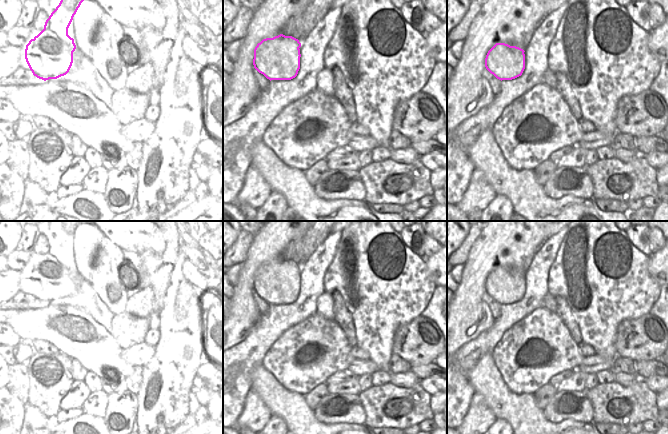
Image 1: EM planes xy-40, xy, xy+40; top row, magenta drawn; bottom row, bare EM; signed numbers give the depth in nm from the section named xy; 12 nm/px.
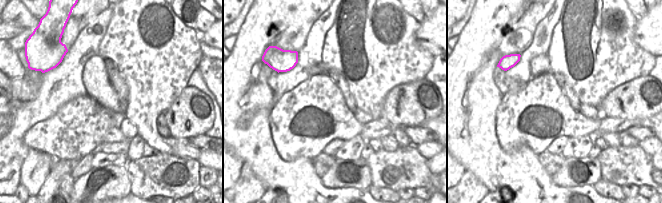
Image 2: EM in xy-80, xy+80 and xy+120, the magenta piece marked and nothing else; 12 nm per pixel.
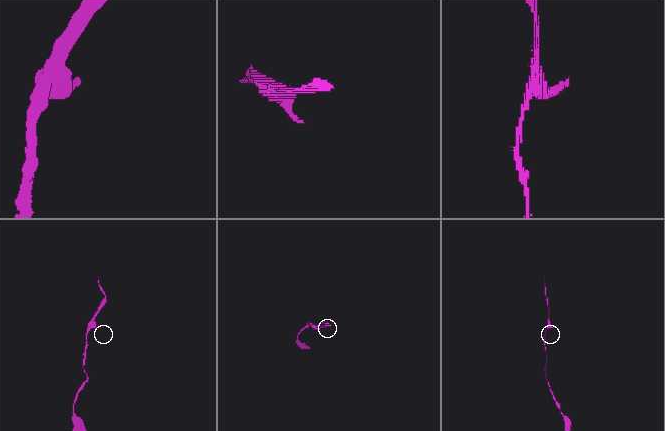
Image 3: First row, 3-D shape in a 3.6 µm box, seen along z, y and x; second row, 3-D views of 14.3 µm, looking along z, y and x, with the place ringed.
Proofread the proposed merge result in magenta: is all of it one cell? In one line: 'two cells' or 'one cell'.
two cells

